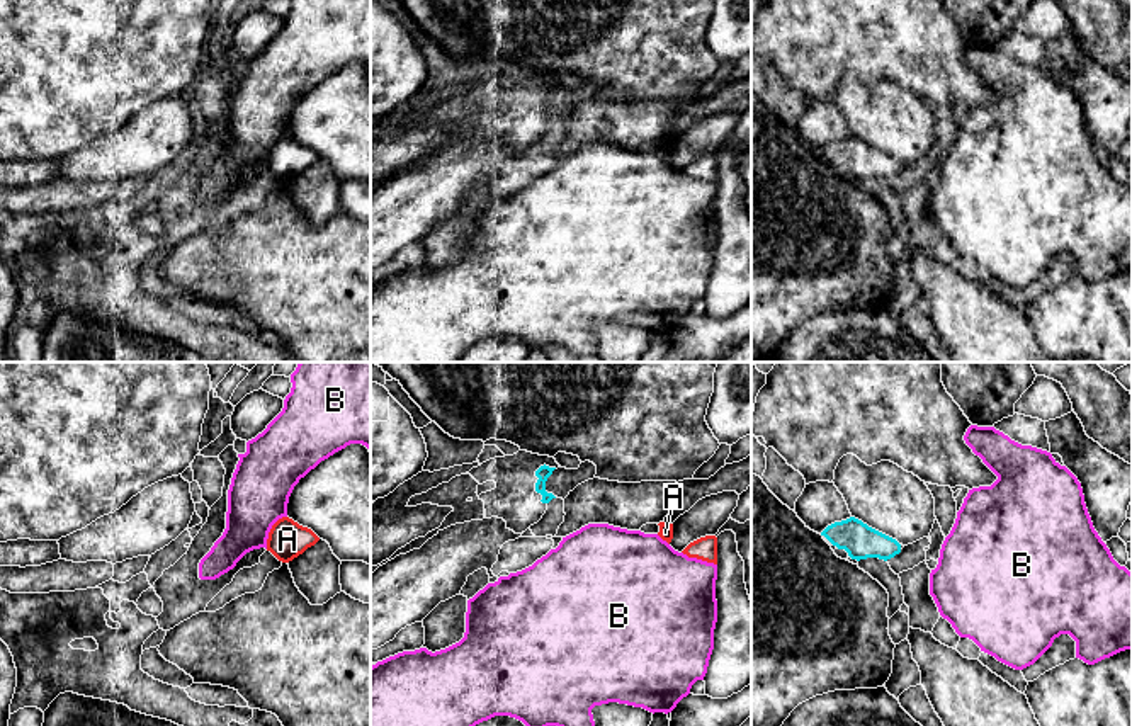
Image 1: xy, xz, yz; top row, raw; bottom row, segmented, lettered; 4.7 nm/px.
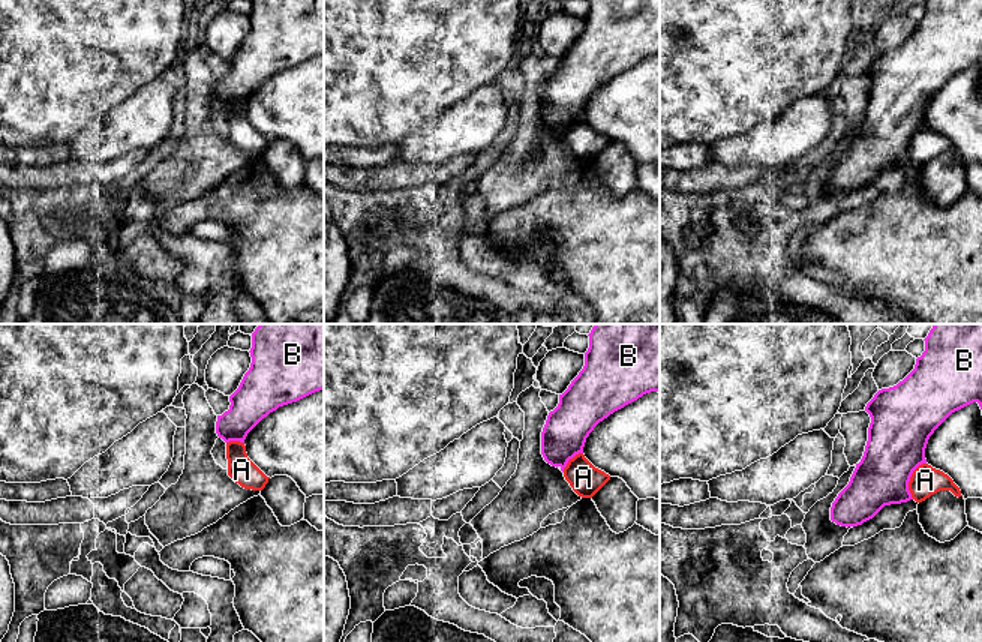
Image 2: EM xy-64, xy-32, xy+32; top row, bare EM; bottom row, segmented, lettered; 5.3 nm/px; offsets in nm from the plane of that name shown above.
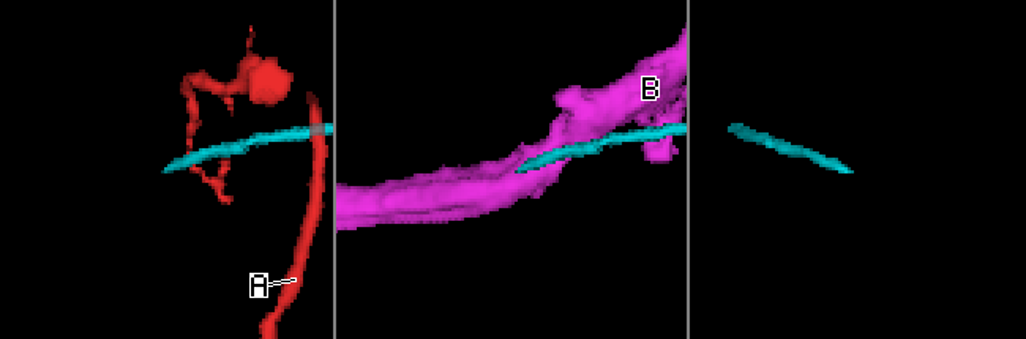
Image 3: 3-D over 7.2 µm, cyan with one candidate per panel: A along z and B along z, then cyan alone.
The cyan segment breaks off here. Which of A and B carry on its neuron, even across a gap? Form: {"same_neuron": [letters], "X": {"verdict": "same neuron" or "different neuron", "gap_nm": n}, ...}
{"same_neuron": [], "A": {"verdict": "different neuron", "gap_nm": 500}, "B": {"verdict": "different neuron", "gap_nm": 180}}

